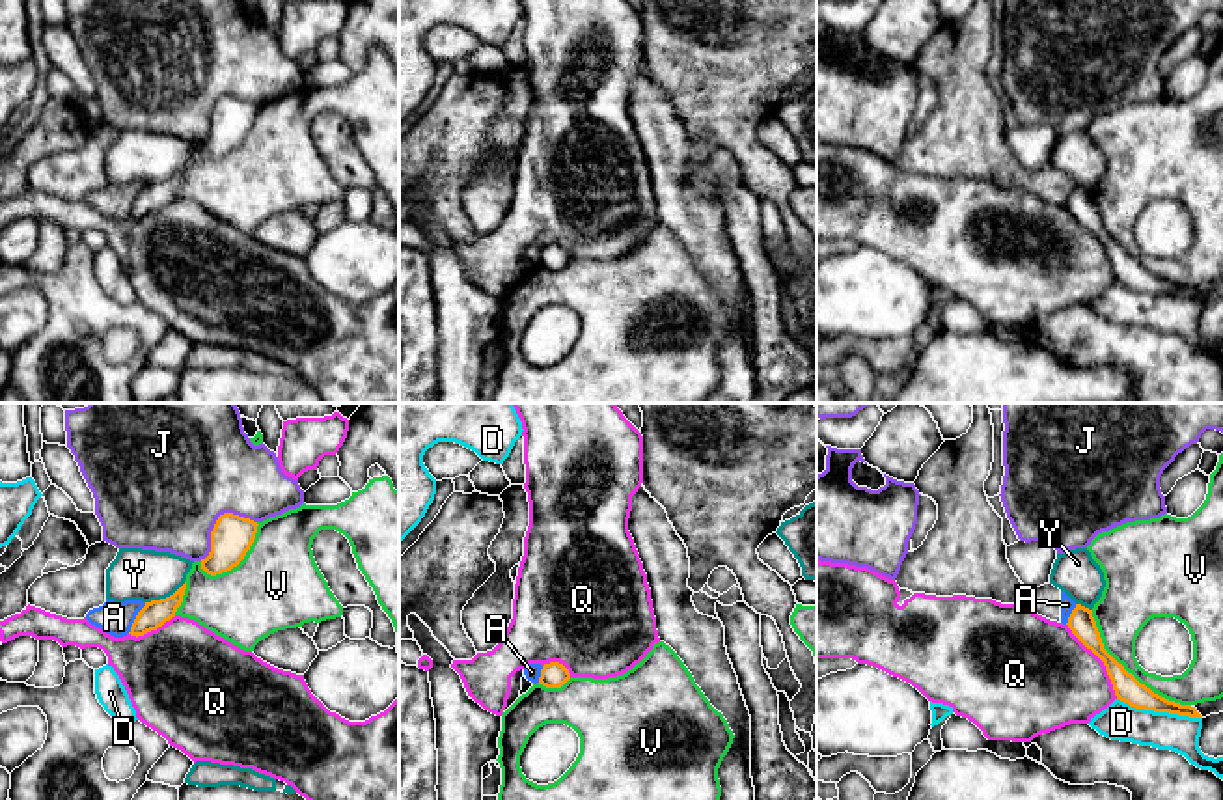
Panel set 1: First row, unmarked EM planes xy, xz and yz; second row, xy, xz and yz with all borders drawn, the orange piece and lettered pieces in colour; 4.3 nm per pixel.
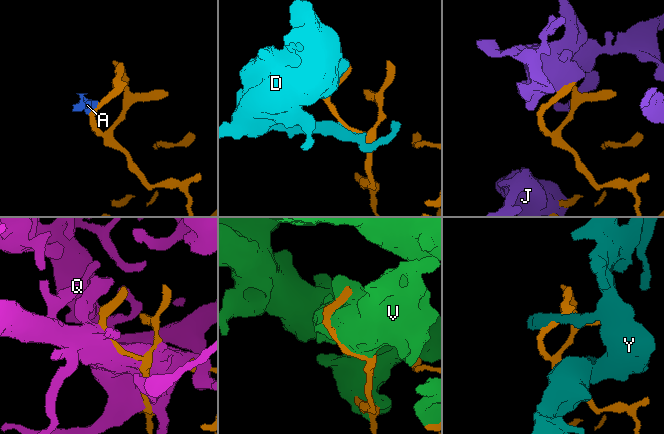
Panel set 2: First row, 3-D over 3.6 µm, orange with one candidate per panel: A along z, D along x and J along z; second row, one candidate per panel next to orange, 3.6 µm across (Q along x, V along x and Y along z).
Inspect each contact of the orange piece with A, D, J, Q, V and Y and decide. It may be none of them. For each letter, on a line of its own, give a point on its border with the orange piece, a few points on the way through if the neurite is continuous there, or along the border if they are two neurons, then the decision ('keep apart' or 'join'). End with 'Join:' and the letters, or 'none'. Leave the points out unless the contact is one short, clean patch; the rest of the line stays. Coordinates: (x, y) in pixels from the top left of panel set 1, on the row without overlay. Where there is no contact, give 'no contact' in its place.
A: contact xy (137, 200); border xy (146, 185), (127, 215); keep apart
D: contact yz (1160, 293); keep apart
J: contact xy (217, 103); keep apart
Q: contact yz (1100, 241); keep apart
V: contact yz (1126, 254); keep apart
Y: contact xy (166, 179); keep apart
Join: none

